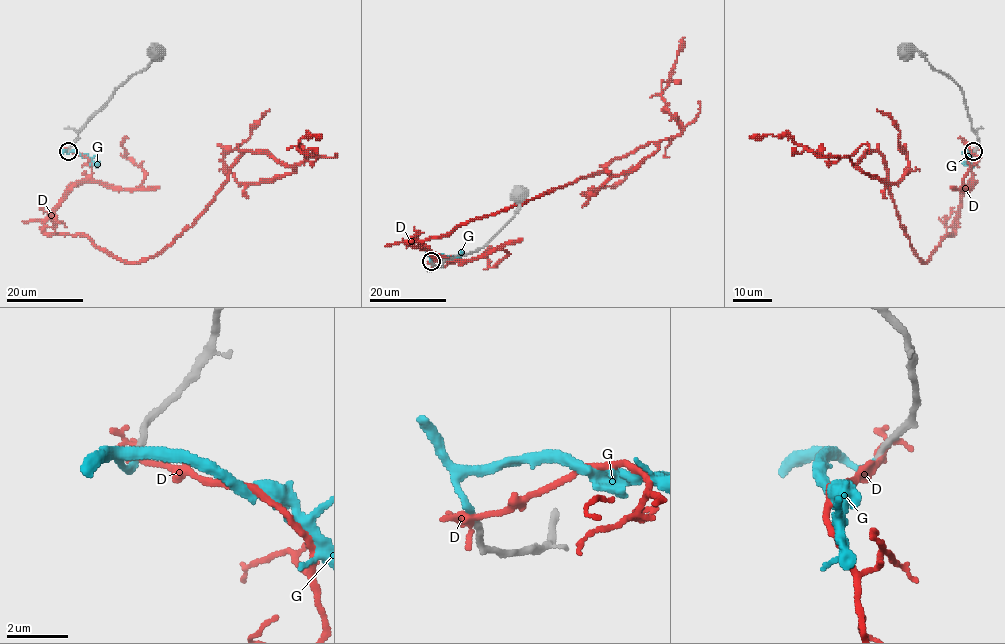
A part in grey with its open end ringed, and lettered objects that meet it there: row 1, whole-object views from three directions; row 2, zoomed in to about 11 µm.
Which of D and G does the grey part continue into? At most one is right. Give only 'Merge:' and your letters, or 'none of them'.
Merge: G

